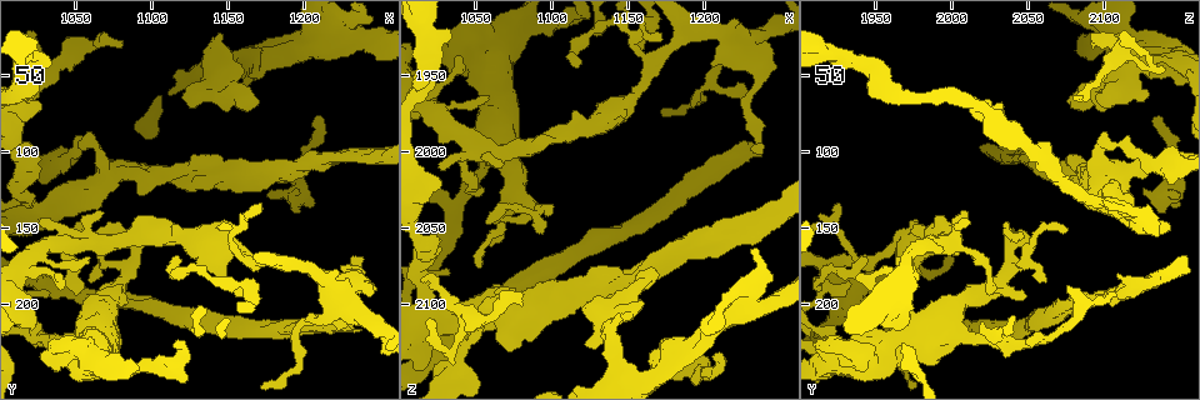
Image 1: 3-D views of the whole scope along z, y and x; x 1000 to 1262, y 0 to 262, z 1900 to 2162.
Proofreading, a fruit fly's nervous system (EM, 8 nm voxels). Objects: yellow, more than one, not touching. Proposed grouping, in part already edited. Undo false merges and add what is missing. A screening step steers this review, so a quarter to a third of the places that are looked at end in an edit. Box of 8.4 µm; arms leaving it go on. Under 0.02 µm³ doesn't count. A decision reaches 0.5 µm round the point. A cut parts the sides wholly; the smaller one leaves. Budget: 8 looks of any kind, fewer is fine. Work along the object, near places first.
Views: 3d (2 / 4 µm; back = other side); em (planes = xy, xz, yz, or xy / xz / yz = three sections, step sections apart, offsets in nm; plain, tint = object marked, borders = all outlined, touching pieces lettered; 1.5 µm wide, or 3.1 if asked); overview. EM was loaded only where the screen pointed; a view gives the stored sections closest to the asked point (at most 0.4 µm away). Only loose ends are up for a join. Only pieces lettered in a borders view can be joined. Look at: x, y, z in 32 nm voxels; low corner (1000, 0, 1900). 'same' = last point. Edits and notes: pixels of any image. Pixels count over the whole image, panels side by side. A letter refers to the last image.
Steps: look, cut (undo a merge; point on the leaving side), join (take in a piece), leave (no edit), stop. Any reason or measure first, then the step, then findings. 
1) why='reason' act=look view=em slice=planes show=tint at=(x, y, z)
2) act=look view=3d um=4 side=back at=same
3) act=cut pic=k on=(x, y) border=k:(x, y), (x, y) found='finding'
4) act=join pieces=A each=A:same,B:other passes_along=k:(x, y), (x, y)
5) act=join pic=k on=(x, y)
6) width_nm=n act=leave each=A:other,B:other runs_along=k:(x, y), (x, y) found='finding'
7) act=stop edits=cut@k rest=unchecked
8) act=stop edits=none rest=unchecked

why='an open end' act=look view=3d um=2 at=(1236, 218, 2004)

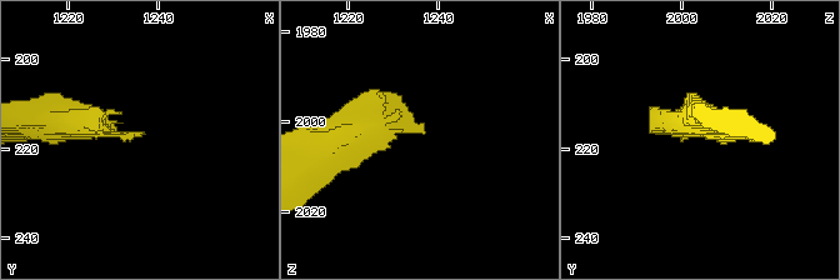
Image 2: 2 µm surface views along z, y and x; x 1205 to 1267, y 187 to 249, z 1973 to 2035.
act=look view=em slice=xz step=4 show=borders at=(1236, 217, 2003)

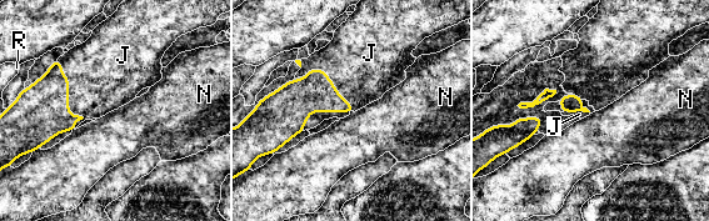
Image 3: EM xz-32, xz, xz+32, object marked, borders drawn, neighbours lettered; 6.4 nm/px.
longest_contact=J:460nm act=join pieces=J each=J:same,N:other,R:other found='it goes on there'

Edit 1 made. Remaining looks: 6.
act=look view=overview

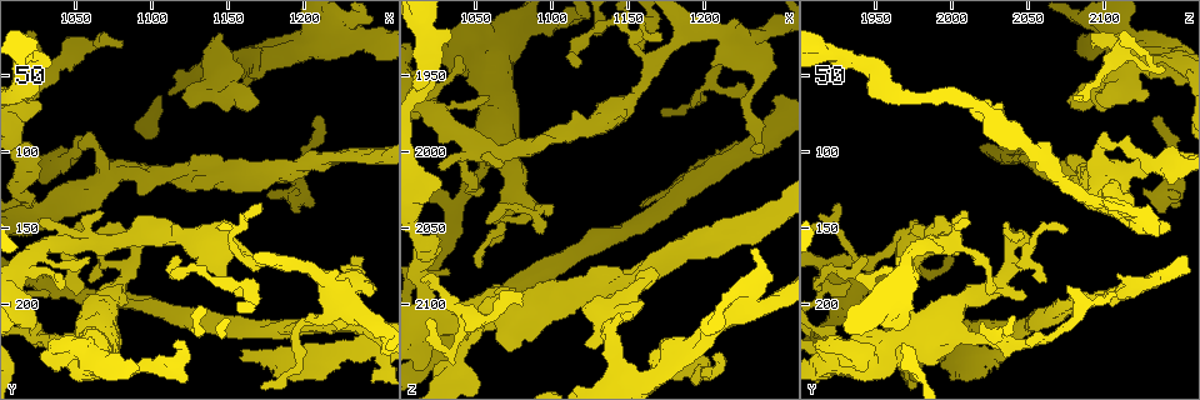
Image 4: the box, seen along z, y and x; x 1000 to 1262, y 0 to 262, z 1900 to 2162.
why='looks like a crossing' act=look view=em slice=planes show=borders at=(1216, 188, 1932)

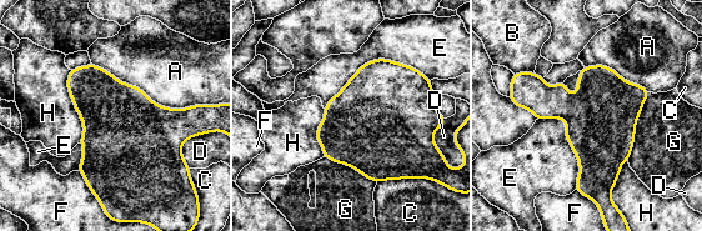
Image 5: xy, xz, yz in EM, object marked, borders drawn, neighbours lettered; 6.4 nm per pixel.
width_nm=460 longest_contact=A:750nm act=leave each=A:other,B:other,C:other,D:other,E:other,F:other,G:other,H:other found='all the same cell'

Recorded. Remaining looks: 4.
why='stops while still wide' act=look view=em um=3.1 slice=planes show=borders at=(1022, 214, 1968)

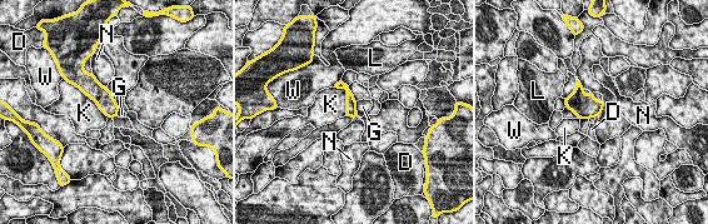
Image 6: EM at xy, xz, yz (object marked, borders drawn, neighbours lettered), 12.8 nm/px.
act=leave each=D:other,G:other,K:other,L:other,N:other,W:other runs_along=6:(339, 84), (348, 90), (353, 114) found='none of them fits'

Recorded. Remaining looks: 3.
act=stop edits=join@3 rest=unchecked

